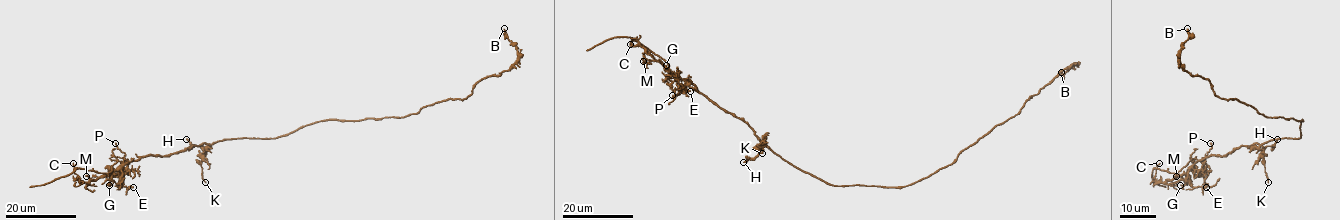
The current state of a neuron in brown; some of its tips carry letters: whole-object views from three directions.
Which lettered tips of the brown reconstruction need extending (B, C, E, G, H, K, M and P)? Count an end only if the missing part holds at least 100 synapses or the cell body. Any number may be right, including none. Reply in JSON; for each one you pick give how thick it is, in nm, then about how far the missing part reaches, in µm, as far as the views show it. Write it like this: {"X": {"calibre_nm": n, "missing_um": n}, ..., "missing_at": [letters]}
{"missing_at": []}

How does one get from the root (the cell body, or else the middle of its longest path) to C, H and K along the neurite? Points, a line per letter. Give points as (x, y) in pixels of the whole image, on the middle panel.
C: (845, 185), (827, 184), (782, 159), (744, 122), (713, 104), (693, 84), (674, 76), (637, 40), (630, 44)
H: (845, 185), (830, 185), (802, 171), (767, 145), (753, 158), (743, 162)
K: (845, 185), (830, 185), (802, 171), (767, 145), (758, 149), (762, 153)

